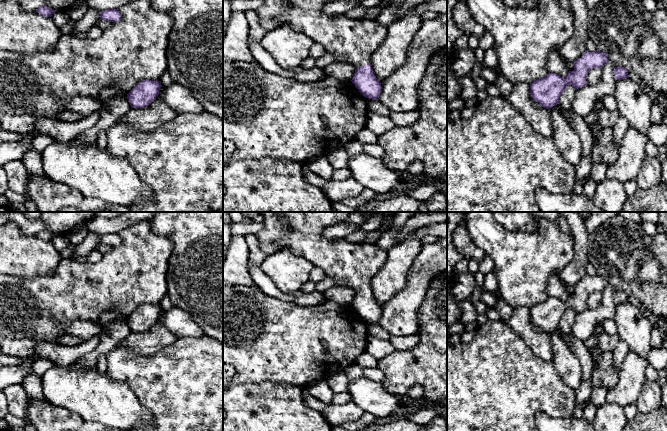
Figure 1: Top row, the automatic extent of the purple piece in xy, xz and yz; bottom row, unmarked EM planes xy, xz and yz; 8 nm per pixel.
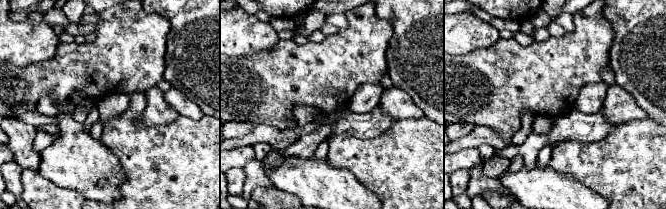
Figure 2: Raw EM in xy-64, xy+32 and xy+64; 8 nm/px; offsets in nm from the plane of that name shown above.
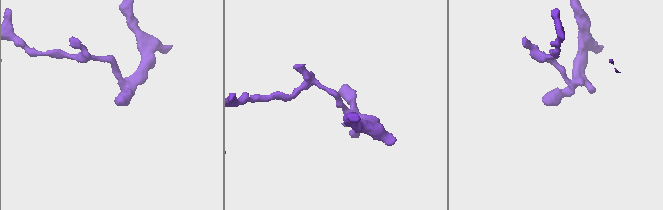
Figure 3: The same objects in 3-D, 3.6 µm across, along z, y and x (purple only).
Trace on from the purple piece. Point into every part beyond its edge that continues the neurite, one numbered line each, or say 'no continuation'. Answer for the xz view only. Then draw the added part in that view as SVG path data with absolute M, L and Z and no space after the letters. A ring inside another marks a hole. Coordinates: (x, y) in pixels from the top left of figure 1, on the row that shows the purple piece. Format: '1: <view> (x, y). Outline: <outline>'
1: xz (353, 41). Outline: M263 0L256 13L260 18L273 18L279 25L288 25L294 30L309 36L321 44L325 52L335 56L335 62L352 64L355 69L371 64L372 53L382 45L388 27L376 20L352 19L345 14L327 14L323 11L326 4L337 0Z

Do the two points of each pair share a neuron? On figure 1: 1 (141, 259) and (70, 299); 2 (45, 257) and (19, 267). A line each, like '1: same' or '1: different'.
1: same
2: same

